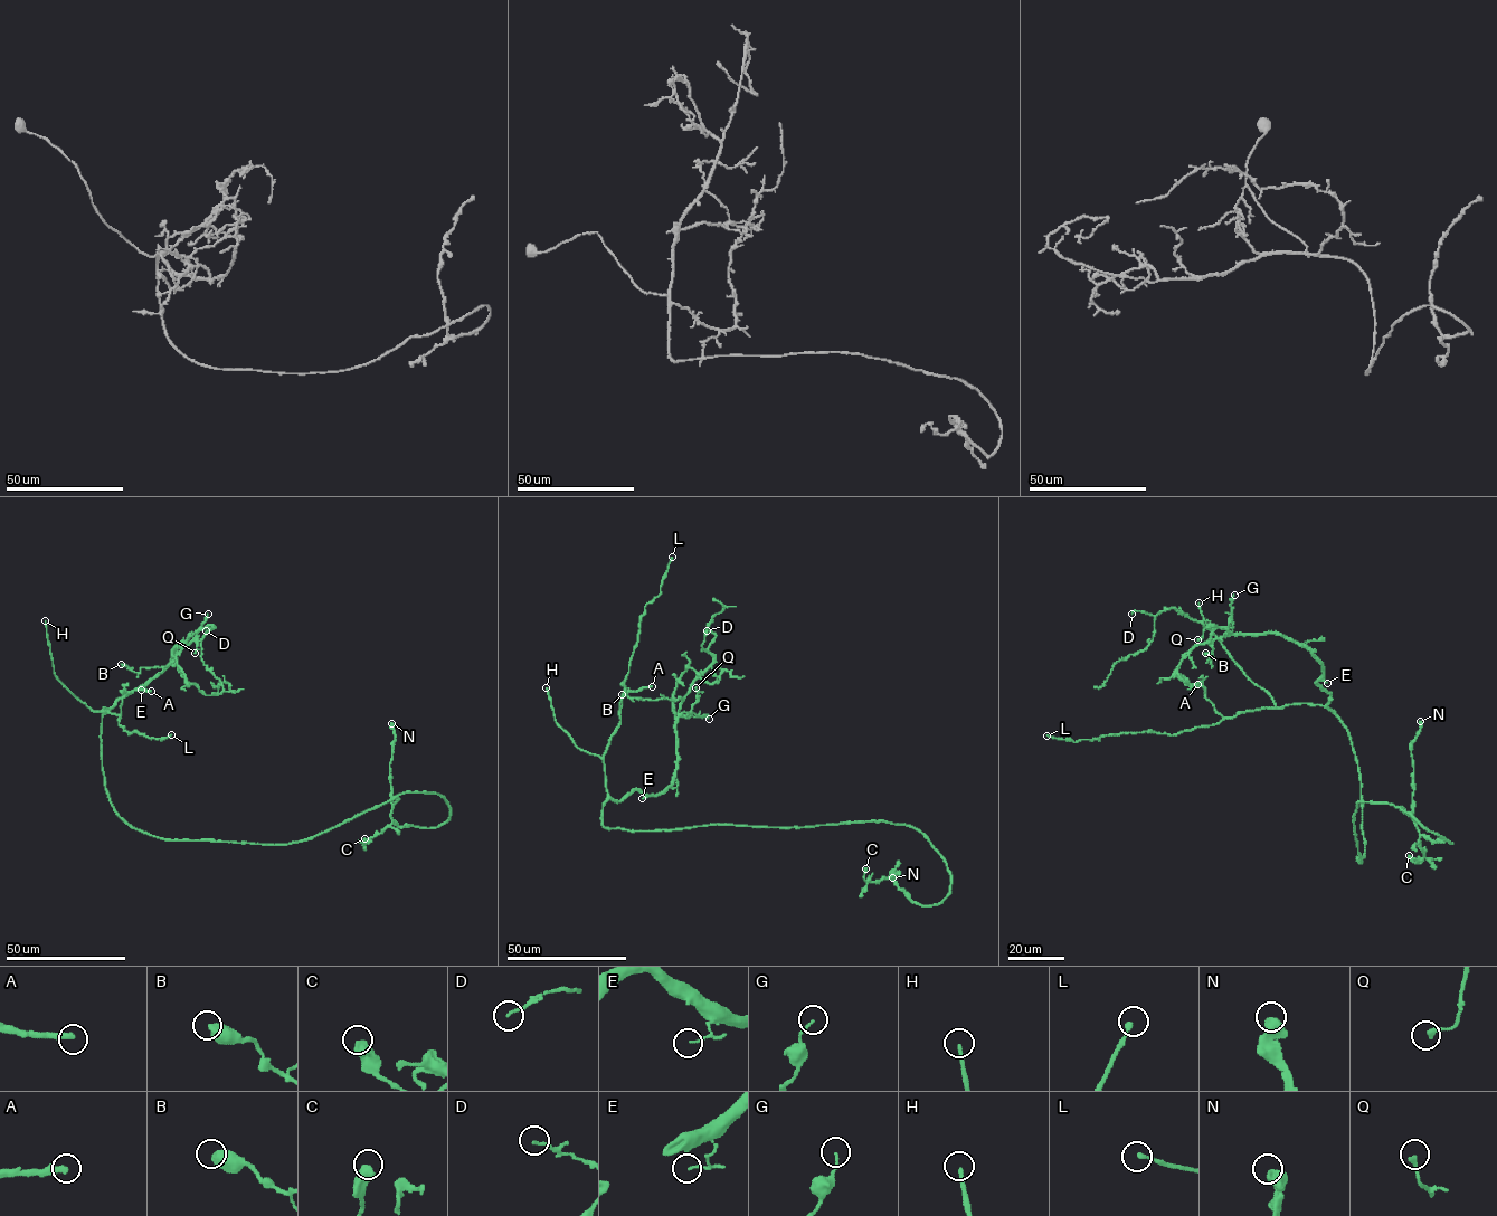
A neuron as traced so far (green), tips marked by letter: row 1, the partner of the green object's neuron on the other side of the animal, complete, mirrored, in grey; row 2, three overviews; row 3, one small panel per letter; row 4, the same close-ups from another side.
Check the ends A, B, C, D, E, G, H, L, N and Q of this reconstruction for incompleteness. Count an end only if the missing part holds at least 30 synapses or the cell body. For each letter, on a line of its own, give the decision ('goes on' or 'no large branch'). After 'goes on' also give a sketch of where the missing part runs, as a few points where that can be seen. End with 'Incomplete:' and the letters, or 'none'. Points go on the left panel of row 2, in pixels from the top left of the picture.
A: no large branch
B: no large branch
C: no large branch
D: no large branch
E: no large branch
G: no large branch
H: goes on; course (45, 620), (28, 561)
L: no large branch
N: no large branch
Q: no large branch
Incomplete: H

